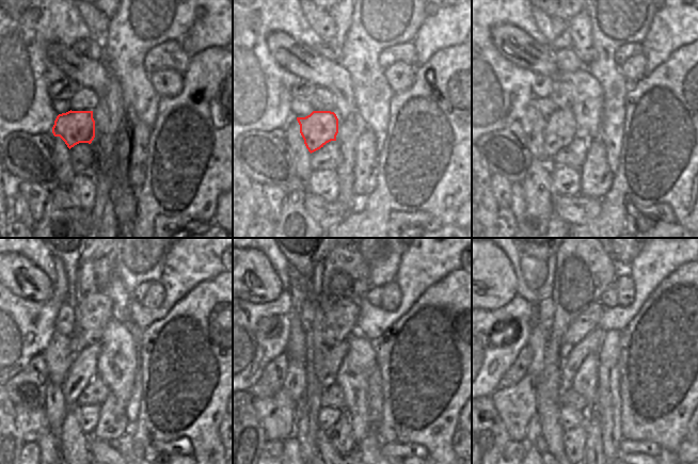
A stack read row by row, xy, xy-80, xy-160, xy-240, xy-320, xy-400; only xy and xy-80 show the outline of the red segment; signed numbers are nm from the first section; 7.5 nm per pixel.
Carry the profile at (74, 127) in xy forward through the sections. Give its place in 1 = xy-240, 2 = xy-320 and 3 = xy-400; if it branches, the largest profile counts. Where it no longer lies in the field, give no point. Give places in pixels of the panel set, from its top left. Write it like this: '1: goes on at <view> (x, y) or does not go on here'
1: goes on at xy-240 (83, 368)
2: goes on at xy-320 (328, 369)
3: goes on at xy-400 (590, 345)

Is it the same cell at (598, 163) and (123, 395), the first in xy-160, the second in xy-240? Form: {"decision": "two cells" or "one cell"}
{"decision": "two cells"}

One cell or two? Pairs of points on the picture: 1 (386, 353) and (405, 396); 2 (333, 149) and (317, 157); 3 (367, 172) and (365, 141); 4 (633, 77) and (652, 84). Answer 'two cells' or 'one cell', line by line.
1: one cell
2: one cell
3: one cell
4: two cells

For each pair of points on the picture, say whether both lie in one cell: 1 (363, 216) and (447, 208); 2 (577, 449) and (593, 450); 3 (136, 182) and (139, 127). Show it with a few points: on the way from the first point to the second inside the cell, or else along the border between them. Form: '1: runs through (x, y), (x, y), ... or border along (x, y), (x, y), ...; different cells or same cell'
1: runs through (384, 202), (426, 203); same cell
2: border along (585, 425), (587, 437), (586, 448), (583, 452); different cells
3: runs through (138, 169), (139, 141); same cell

